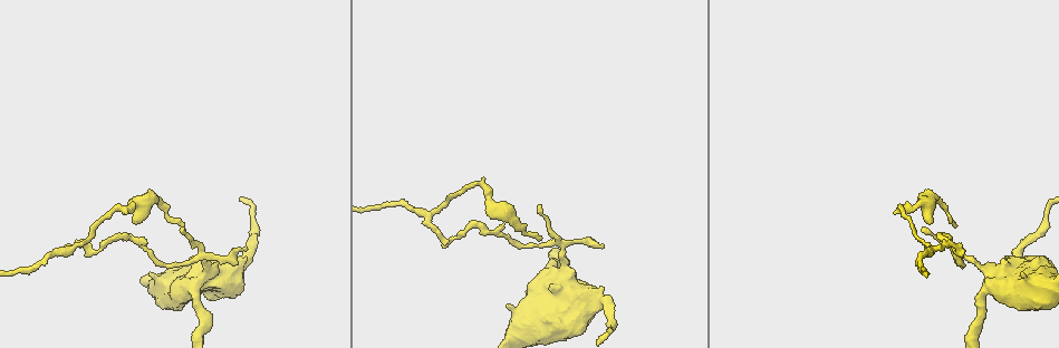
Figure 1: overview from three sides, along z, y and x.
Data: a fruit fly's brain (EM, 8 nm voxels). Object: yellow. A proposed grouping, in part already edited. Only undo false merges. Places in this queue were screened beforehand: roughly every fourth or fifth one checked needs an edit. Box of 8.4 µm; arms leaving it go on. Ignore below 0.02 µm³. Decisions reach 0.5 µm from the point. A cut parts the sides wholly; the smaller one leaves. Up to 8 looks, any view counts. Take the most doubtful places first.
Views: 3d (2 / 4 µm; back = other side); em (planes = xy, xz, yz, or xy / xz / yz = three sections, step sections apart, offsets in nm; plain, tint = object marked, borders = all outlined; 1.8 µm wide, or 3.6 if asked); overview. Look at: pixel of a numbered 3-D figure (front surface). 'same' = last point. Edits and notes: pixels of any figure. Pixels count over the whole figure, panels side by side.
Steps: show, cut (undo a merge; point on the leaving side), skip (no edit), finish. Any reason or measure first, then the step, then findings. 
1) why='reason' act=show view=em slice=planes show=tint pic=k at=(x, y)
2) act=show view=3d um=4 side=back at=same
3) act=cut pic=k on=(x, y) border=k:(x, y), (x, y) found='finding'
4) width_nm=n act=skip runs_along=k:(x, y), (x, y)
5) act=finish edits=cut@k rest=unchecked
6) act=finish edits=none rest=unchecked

why='a fork' act=show view=3d um=4 pic=1 at=(69, 247)

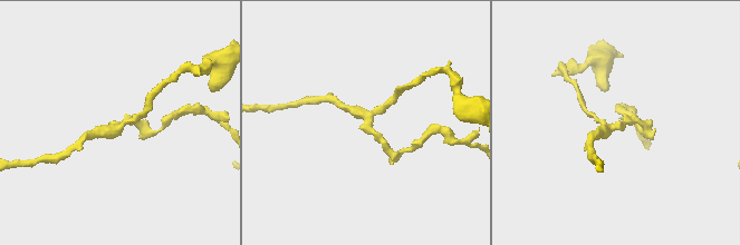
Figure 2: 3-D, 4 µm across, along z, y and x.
why='shape alone is not enough' act=show view=em slice=planes show=plain pic=2 at=(118, 124)

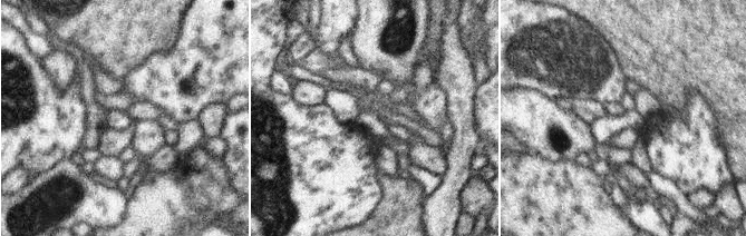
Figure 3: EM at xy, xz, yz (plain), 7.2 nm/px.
why='what lies round it' act=show view=em slice=planes show=borders at=same

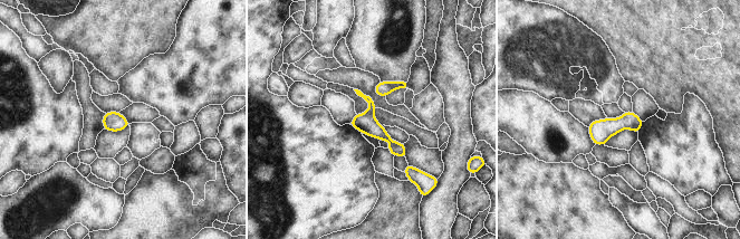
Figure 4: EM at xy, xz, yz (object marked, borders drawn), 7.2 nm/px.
arms=3 act=skip runs_along=4:(357, 117), (387, 137), (403, 153) found='continuous, no second neuron'

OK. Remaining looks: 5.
why='sharp bend' act=show view=em slice=xz step=16 show=tint pic=1 at=(206, 259)

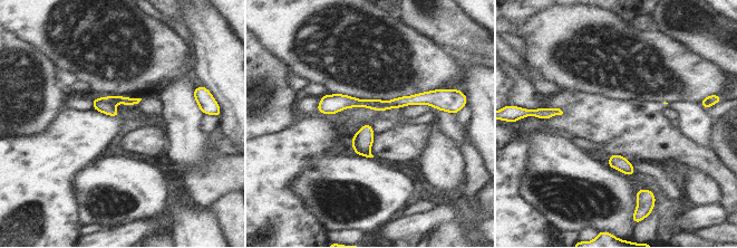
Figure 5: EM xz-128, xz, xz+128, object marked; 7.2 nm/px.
act=show view=em slice=planes show=borders at=same

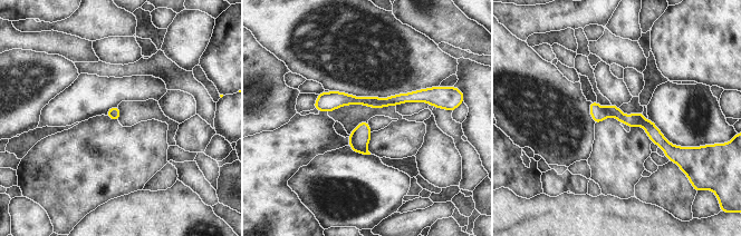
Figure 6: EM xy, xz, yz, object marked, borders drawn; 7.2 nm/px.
act=cut pic=6 on=(598, 114) part_leaving=6:(431, 100), (331, 100), (317, 106) found='a second neuron is stuck on'

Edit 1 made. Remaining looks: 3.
why='thick turns thin' act=show view=3d um=4 pic=1 at=(1042, 286)

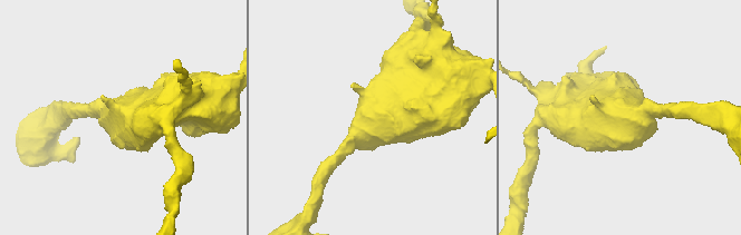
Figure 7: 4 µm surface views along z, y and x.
why='now the EM' act=show view=em um=3.6 slice=planes show=borders pic=7 at=(381, 115)

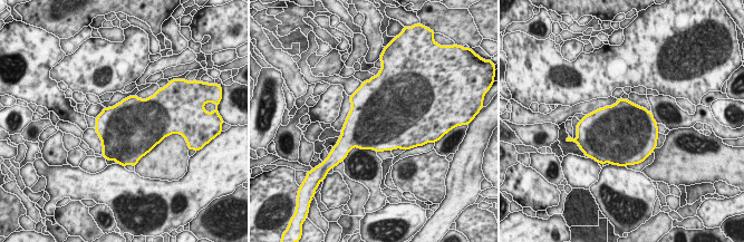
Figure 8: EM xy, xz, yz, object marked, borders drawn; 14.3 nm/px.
width_nm=800 act=skip found='one neuron here'

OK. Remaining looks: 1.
act=finish edits=cut@6 rest=unchecked

